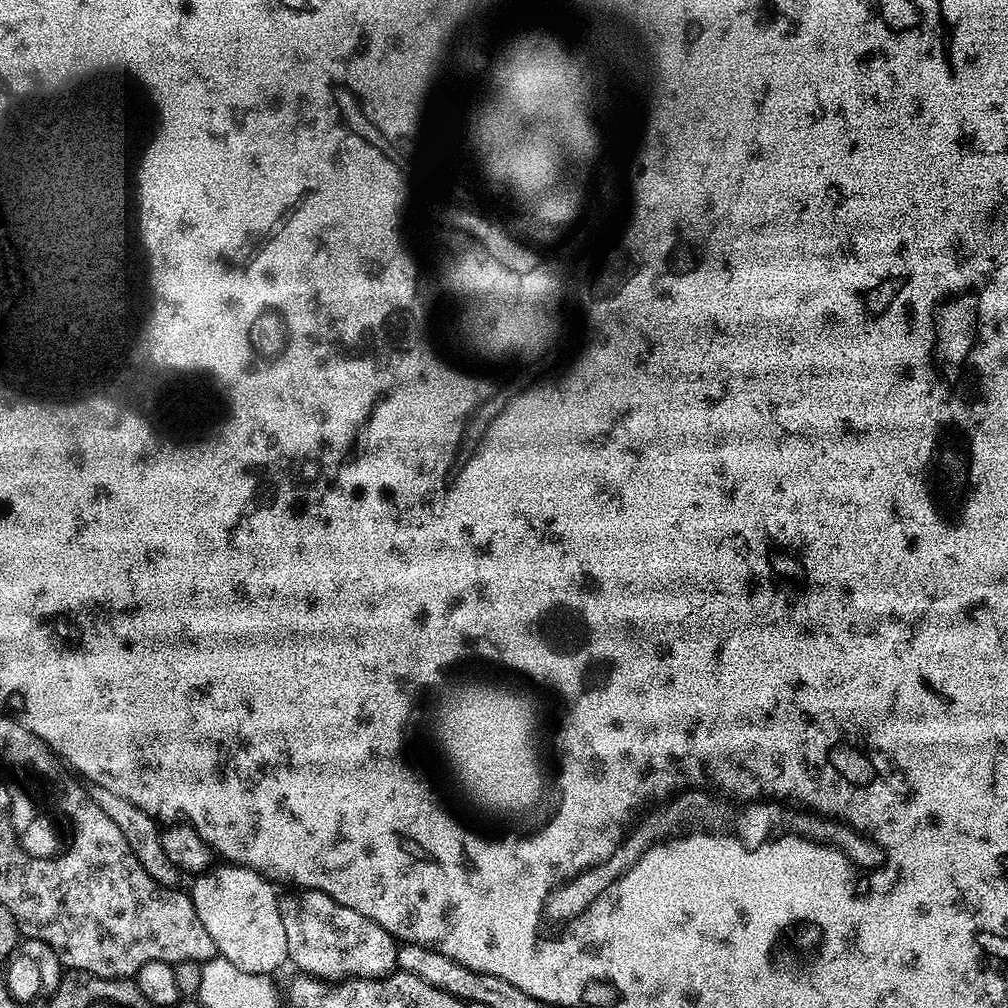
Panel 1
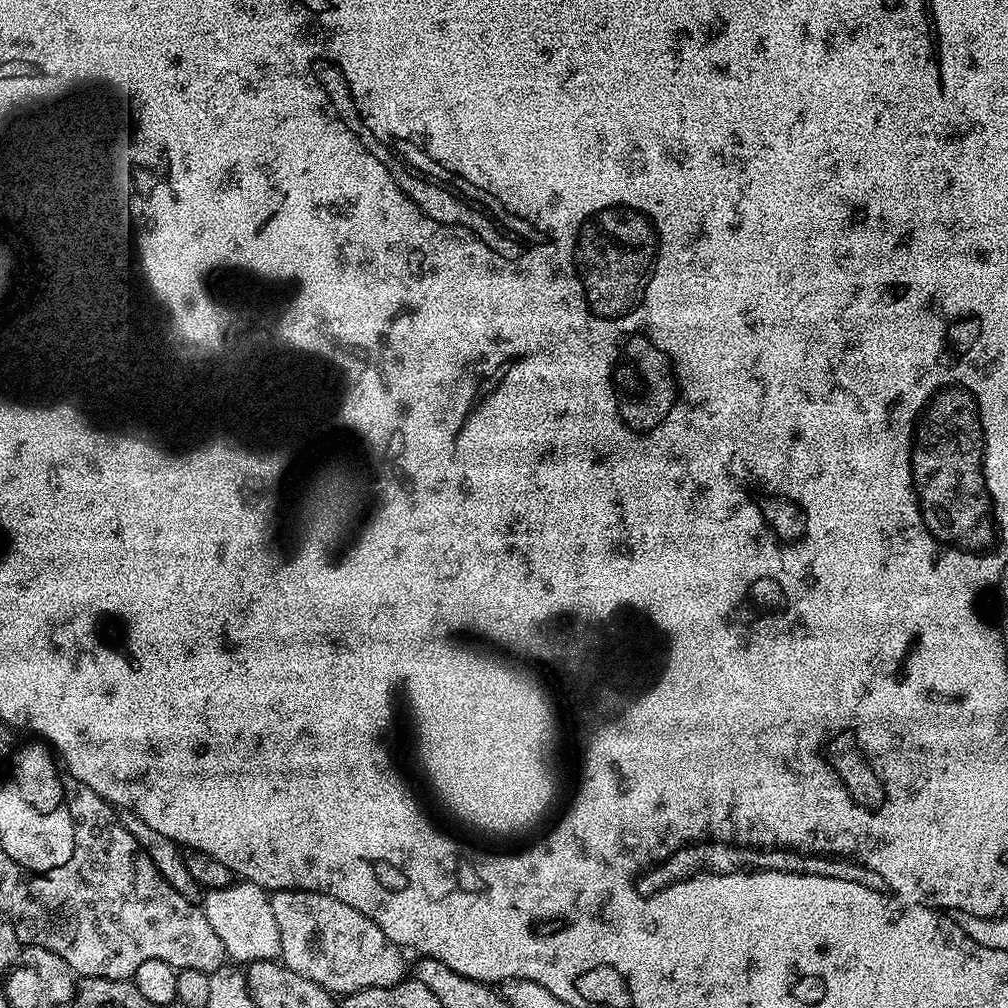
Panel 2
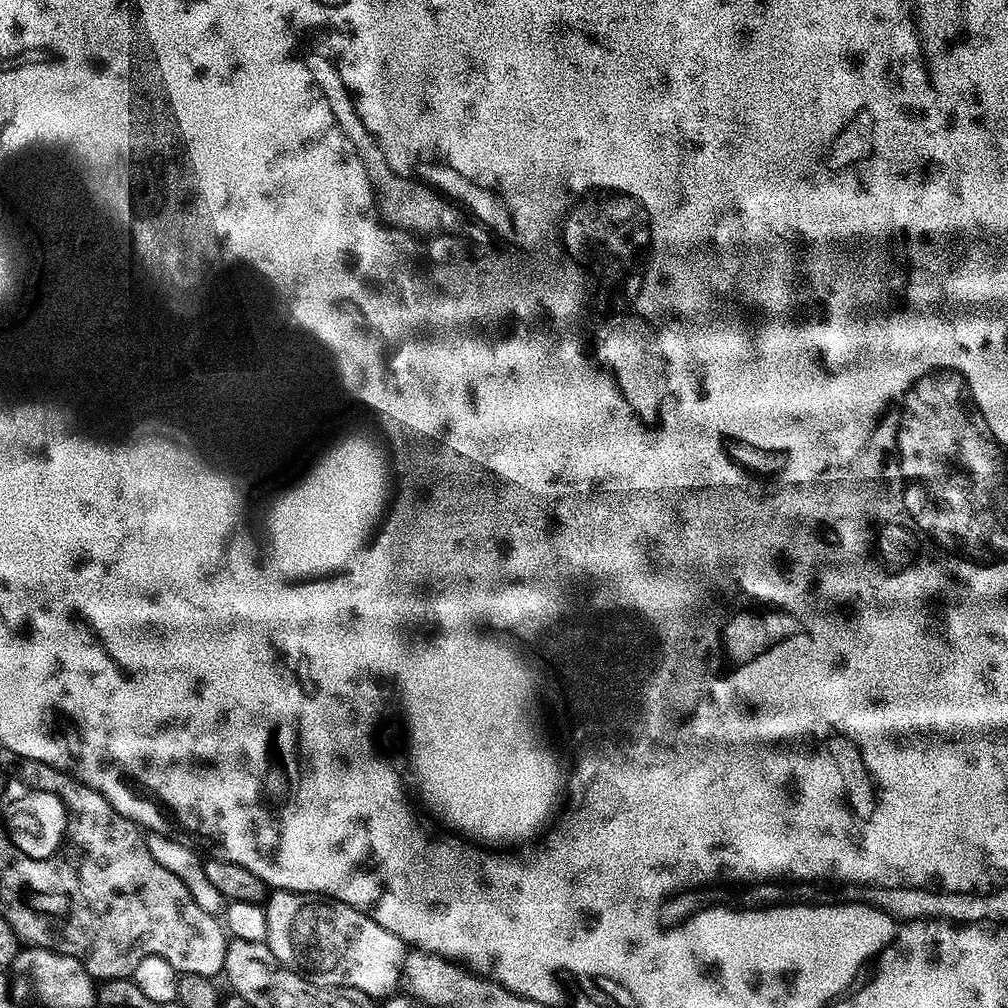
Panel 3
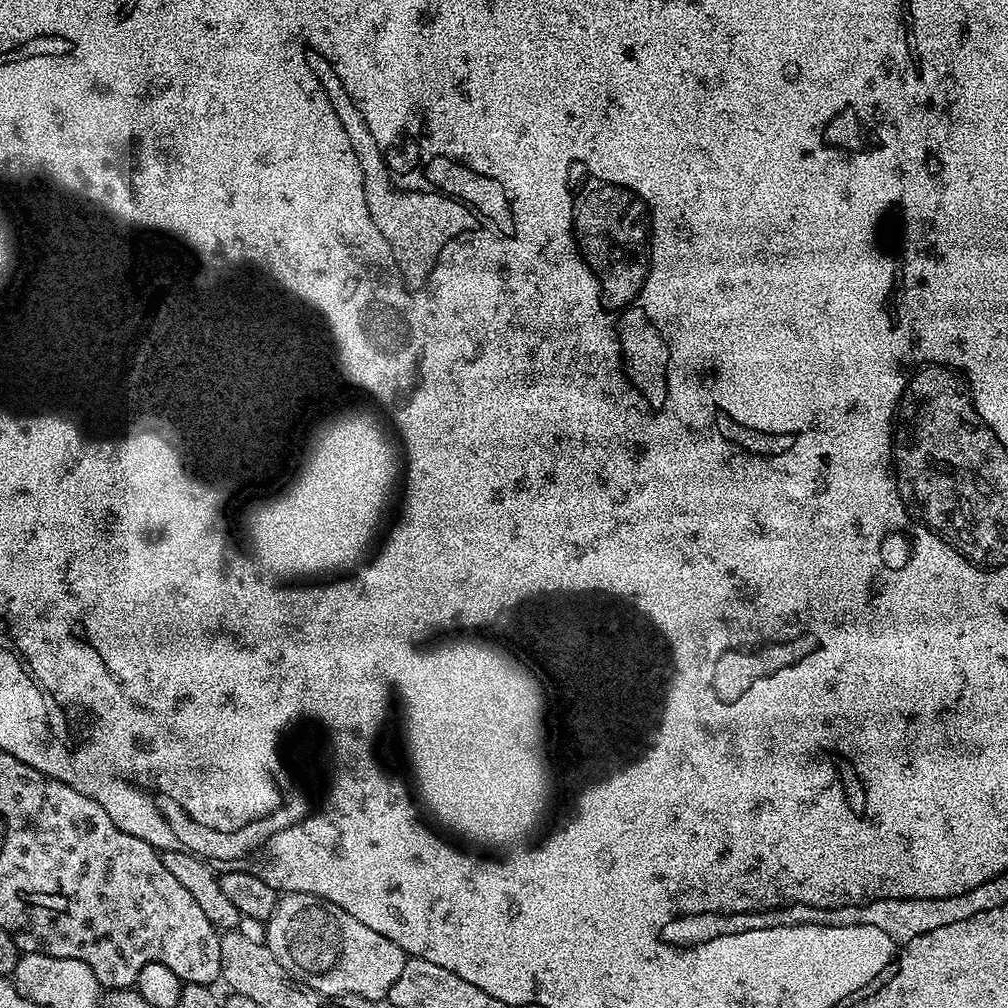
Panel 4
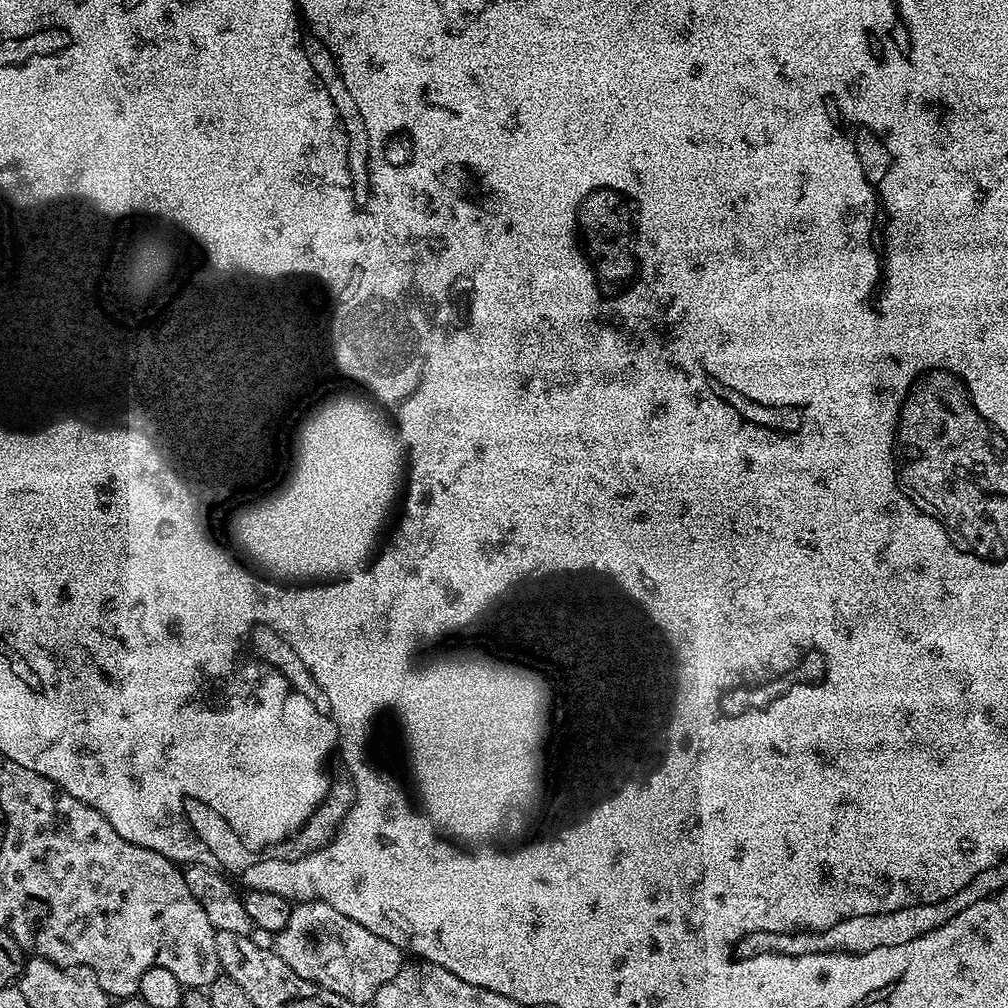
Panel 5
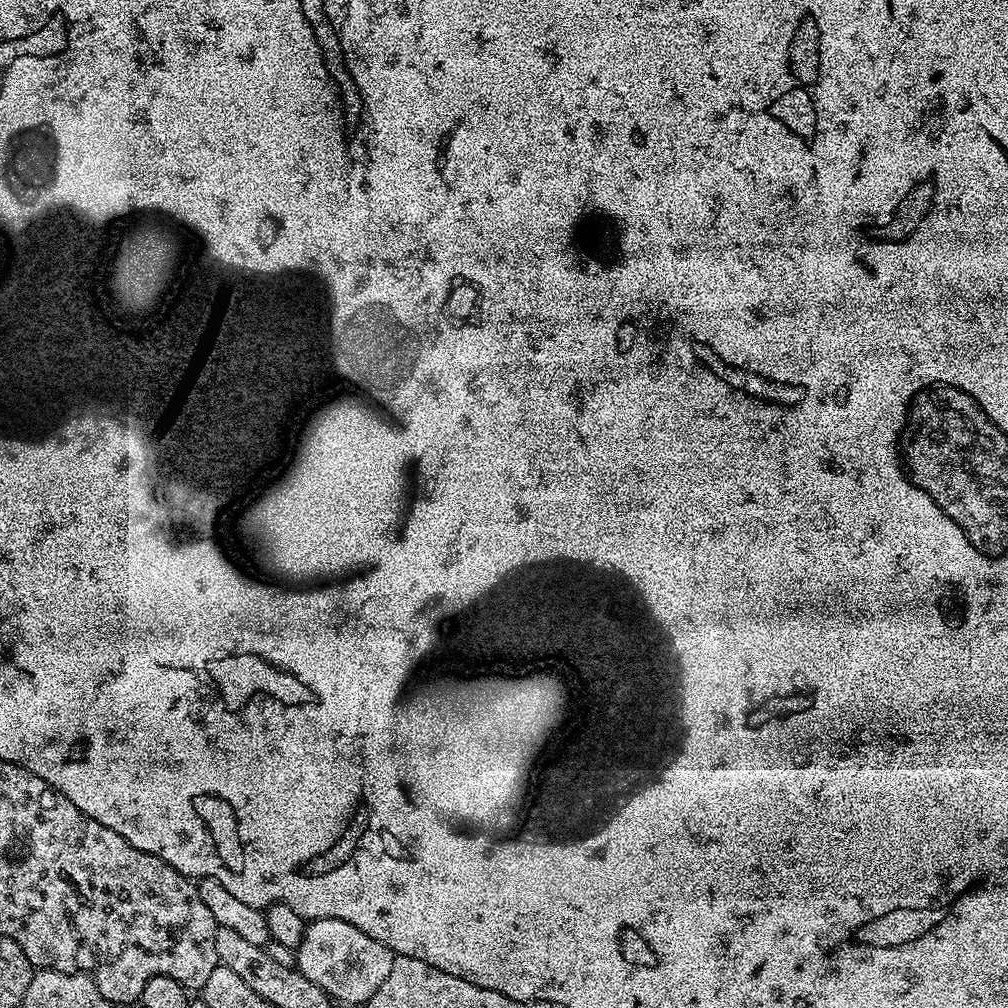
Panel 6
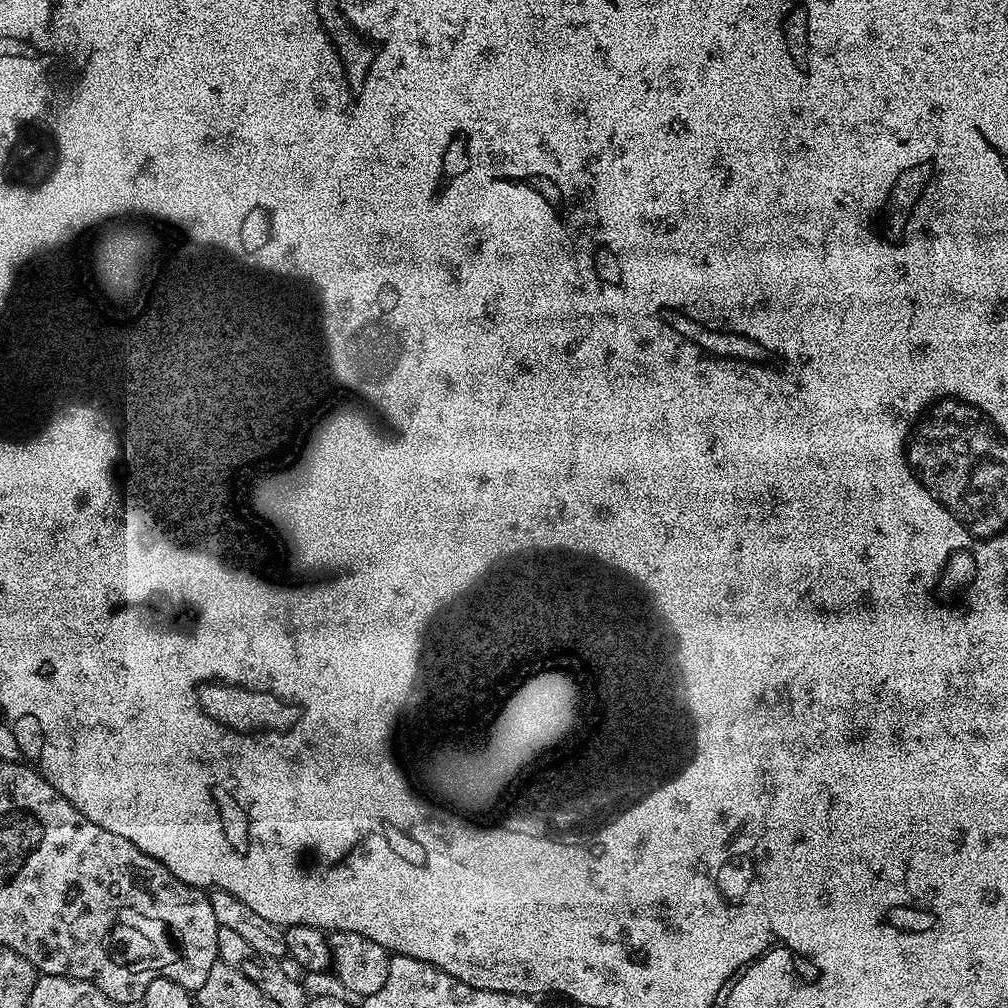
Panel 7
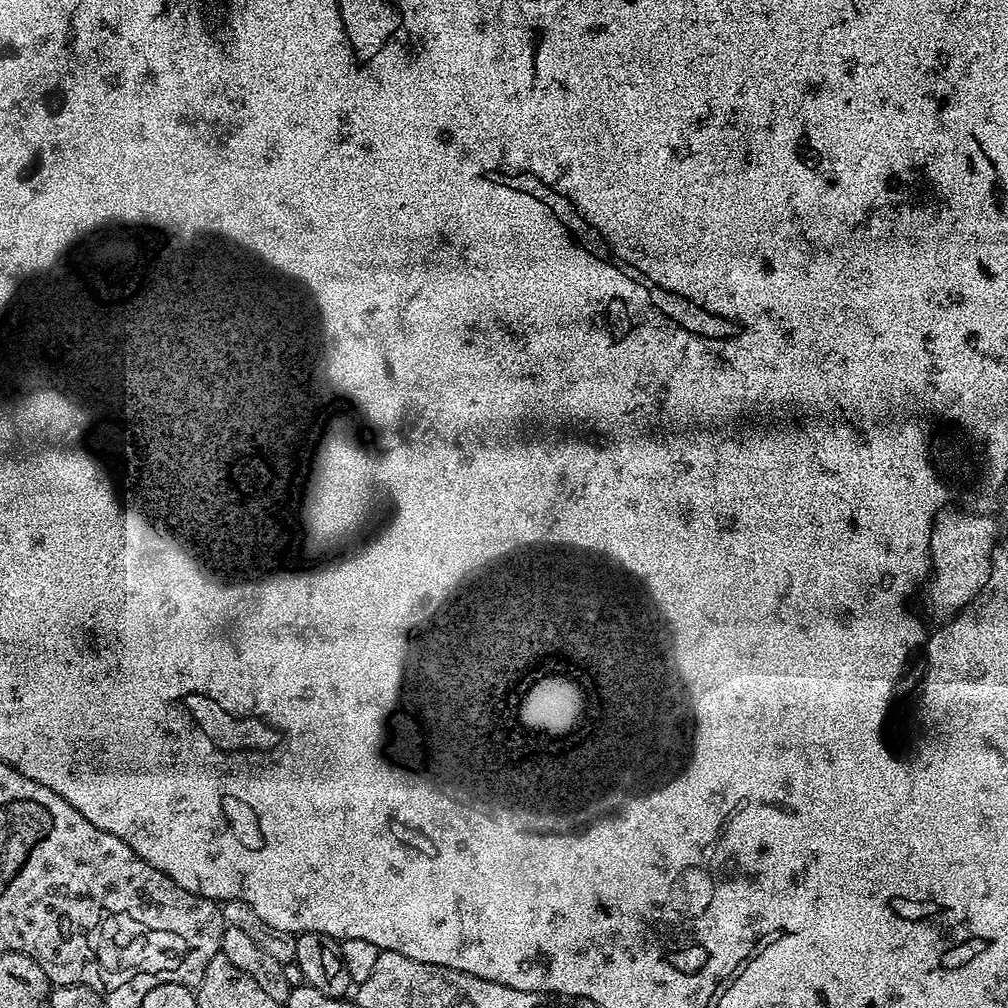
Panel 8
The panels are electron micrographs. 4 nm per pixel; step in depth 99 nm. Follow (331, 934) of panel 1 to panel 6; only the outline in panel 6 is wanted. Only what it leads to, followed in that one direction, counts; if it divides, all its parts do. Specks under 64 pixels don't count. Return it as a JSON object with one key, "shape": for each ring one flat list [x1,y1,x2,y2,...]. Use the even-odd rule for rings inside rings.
{"shape":[[322,918,310,920,304,925,302,942,294,949,295,967,314,986,322,986,322,990,333,1001,341,1000,344,1004,367,1005,370,998,386,982,394,967,396,956,378,938,370,938,370,934,362,934,358,926,350,926,350,922,342,922,338,918]]}

